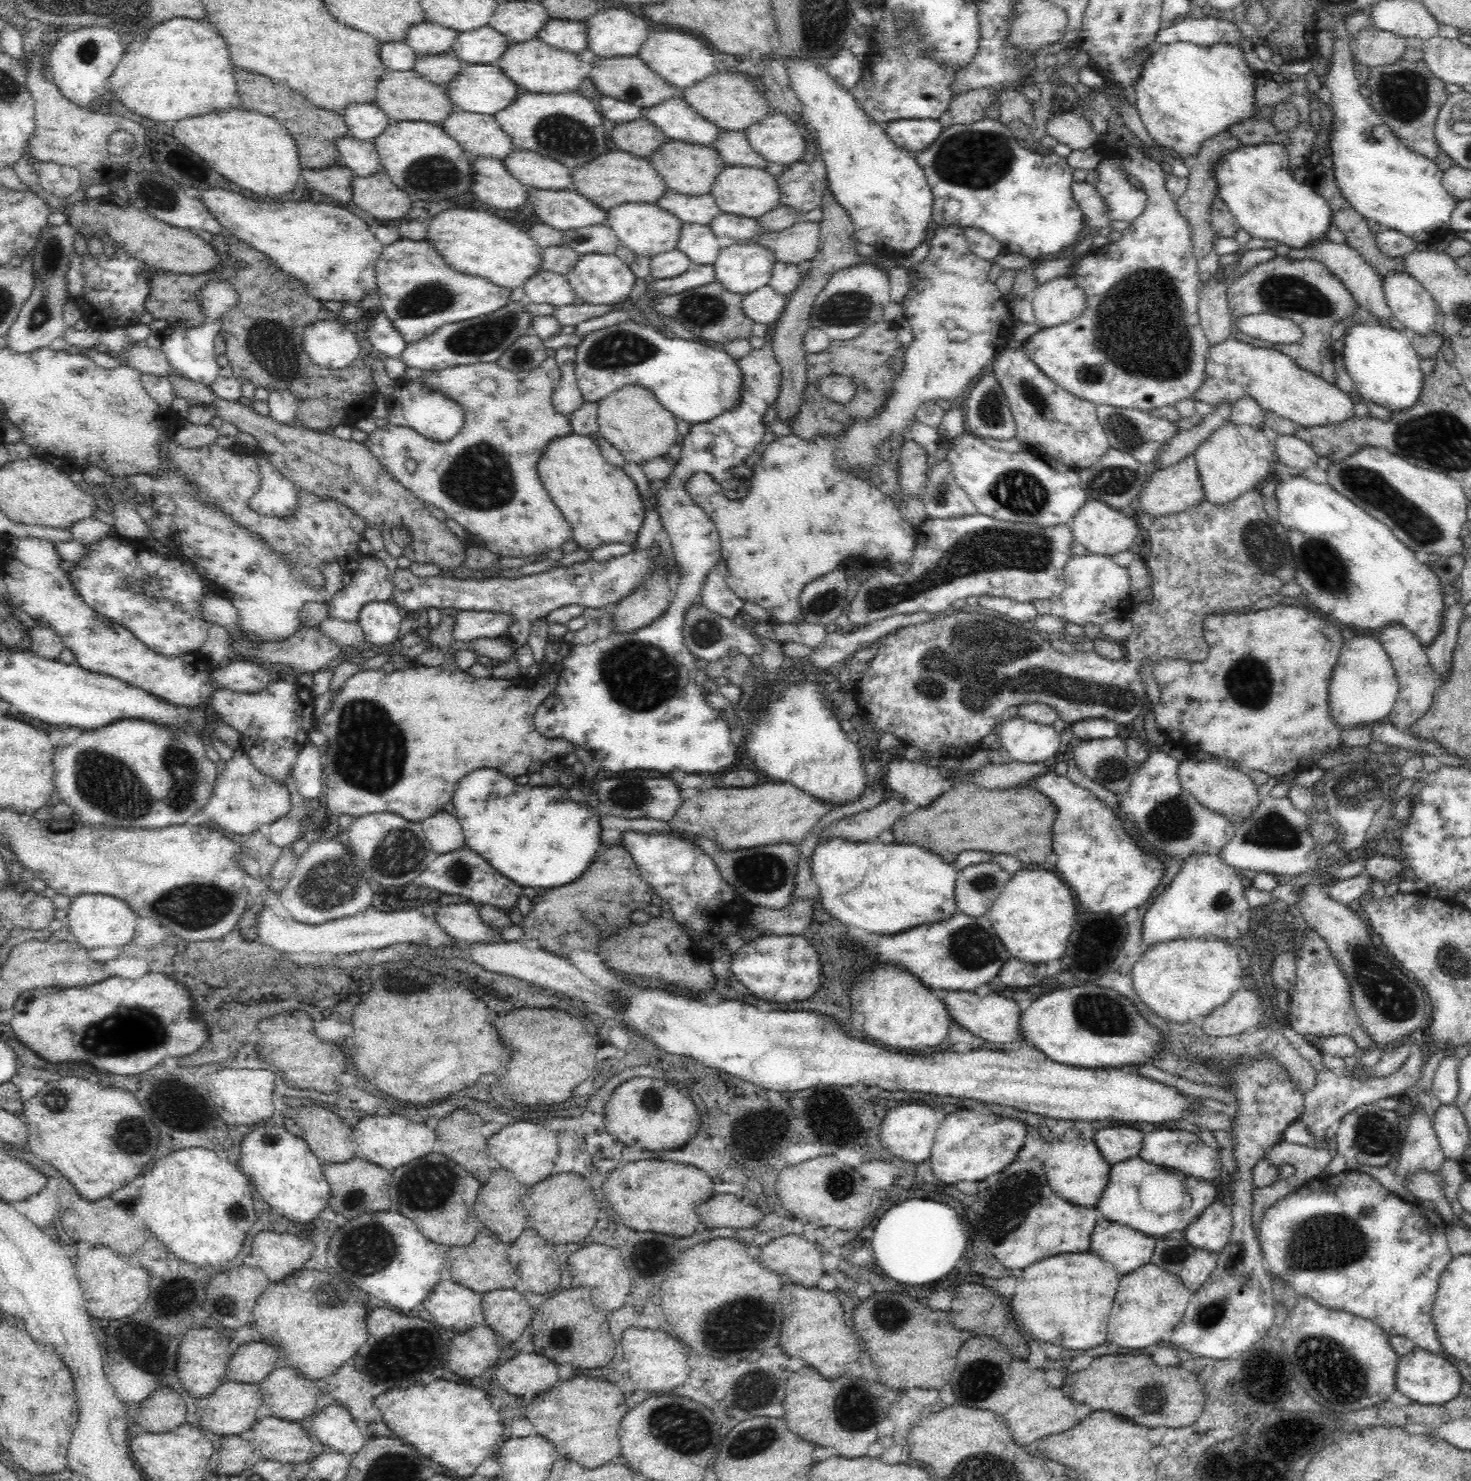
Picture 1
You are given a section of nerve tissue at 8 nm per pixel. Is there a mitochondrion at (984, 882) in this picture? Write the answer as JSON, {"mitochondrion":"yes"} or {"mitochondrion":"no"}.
{"mitochondrion":"yes"}

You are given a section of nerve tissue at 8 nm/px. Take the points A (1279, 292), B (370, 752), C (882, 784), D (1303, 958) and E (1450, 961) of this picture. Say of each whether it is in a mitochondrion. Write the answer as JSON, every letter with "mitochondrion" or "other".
{"A":"mitochondrion","B":"mitochondrion","C":"other","D":"other","E":"mitochondrion"}

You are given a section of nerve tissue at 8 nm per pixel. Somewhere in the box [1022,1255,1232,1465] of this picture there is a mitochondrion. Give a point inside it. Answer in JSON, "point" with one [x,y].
{"point":[1208,1315]}

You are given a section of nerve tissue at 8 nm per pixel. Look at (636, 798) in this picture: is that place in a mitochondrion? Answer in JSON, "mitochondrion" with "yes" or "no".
{"mitochondrion":"yes"}

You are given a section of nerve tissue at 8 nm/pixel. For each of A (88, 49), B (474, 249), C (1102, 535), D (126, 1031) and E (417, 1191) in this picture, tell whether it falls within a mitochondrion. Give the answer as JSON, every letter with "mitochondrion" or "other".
{"A":"mitochondrion","B":"other","C":"other","D":"mitochondrion","E":"mitochondrion"}

